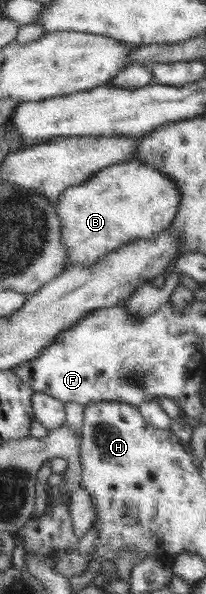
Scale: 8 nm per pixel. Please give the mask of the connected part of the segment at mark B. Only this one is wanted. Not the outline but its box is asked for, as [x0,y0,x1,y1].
[52,160,180,266]

